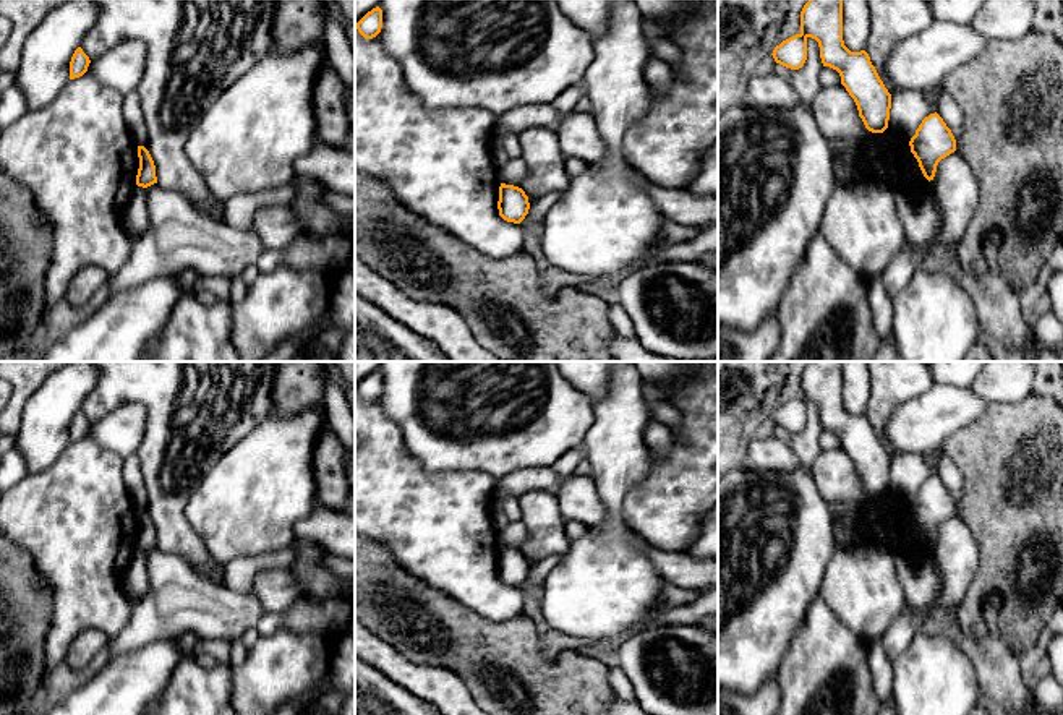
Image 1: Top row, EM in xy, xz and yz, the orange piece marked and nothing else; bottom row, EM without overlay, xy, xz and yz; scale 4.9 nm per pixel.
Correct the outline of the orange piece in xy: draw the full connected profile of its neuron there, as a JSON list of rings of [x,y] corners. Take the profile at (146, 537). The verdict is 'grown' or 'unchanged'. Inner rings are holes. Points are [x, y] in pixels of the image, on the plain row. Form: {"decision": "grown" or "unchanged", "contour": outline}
{"decision": "unchanged", "contour": [[[138,509],[138,520],[139,520],[139,532],[136,538],[136,548],[147,551],[157,546],[154,524],[144,509]]]}

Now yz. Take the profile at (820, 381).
{"decision": "unchanged", "contour": [[[810,362],[800,375],[800,396],[773,413],[776,426],[799,433],[807,423],[807,402],[818,405],[823,430],[836,433],[872,496],[888,491],[891,457],[865,413],[851,415],[843,404],[843,362]]]}

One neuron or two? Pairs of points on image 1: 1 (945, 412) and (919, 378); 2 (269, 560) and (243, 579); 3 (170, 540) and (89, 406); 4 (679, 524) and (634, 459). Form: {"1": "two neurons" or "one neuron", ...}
{"1": "two neurons", "2": "one neuron", "3": "one neuron", "4": "two neurons"}

